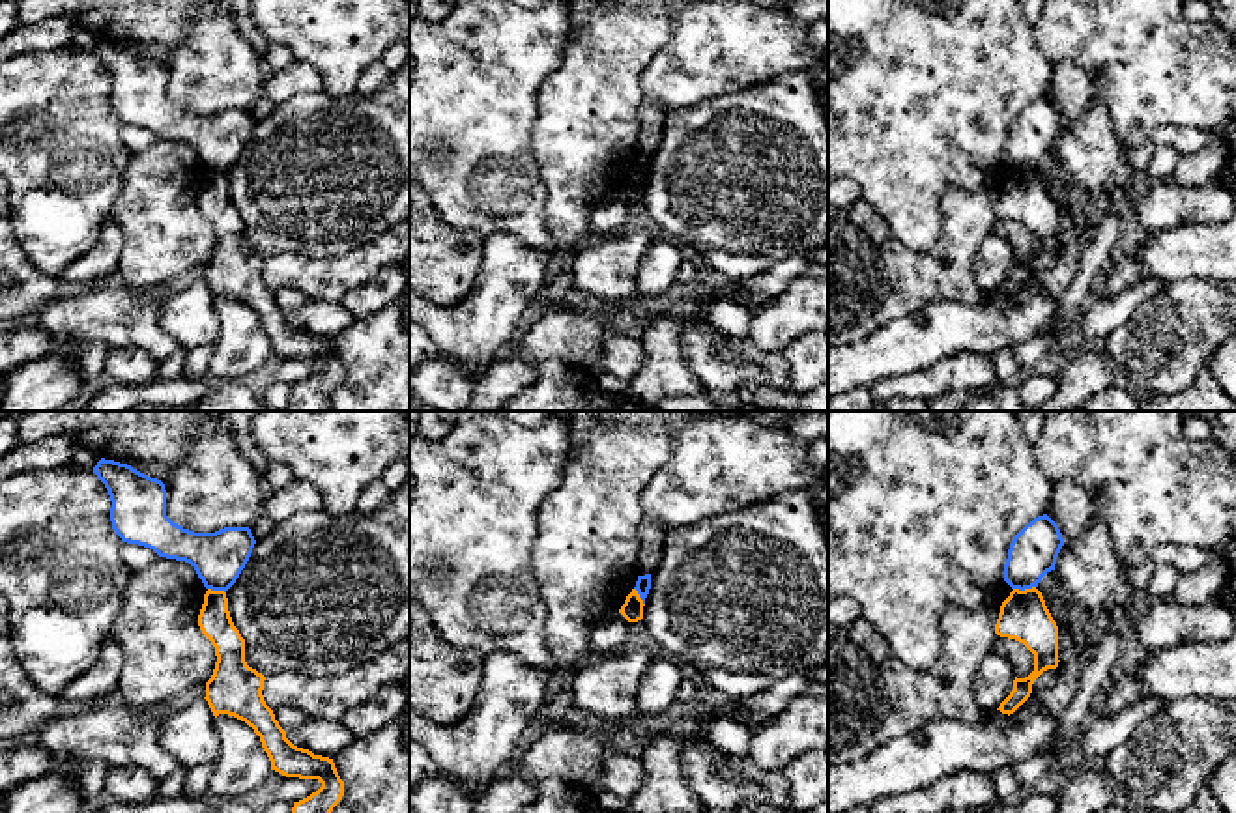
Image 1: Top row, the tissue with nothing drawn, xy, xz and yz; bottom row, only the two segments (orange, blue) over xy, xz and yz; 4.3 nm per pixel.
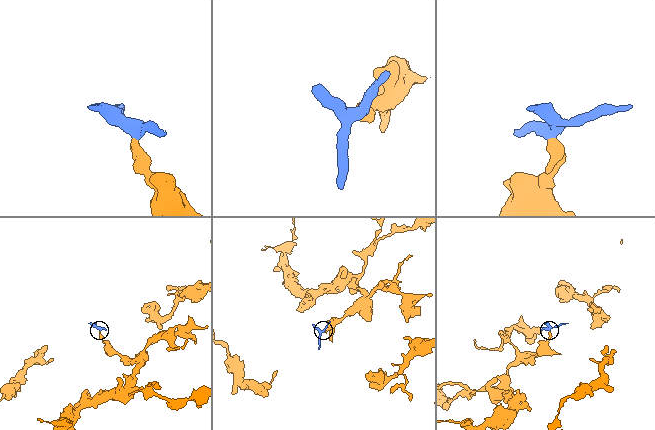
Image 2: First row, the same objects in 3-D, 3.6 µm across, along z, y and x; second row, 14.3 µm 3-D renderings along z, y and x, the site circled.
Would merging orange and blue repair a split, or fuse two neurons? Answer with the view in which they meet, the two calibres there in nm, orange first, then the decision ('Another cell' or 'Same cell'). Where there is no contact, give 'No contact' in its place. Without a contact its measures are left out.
Touches orange in yz. Thickness 220 nm (orange) against 200 nm. Another cell

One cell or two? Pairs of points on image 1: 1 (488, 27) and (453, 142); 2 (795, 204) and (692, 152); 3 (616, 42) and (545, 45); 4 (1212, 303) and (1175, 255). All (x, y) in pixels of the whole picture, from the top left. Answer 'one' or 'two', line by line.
1: one
2: one
3: two
4: two

